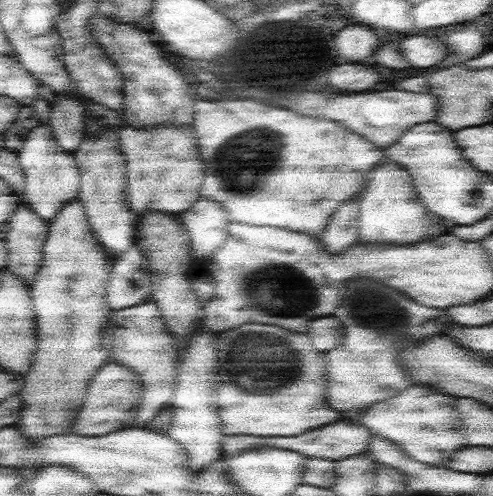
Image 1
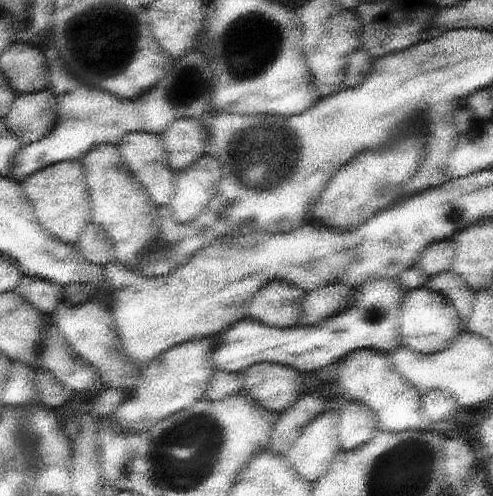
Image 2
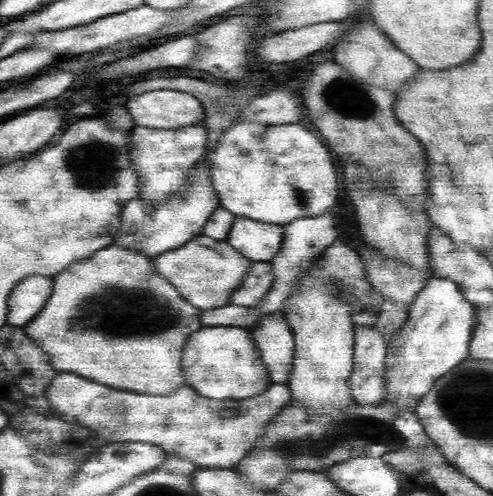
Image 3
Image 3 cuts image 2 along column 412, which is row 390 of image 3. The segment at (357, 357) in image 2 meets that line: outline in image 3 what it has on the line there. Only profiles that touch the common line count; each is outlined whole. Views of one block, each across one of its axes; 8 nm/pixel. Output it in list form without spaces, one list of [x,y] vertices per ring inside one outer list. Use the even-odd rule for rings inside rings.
[[[430,278],[426,282],[426,286],[422,288],[422,292],[416,296],[416,300],[410,306],[410,314],[406,324],[400,328],[400,332],[394,336],[394,352],[398,358],[386,358],[386,376],[392,374],[392,382],[388,382],[388,394],[394,396],[398,400],[398,396],[424,396],[430,388],[434,388],[432,384],[436,382],[436,378],[448,374],[450,370],[458,368],[464,362],[470,362],[470,338],[474,338],[474,320],[476,318],[476,310],[474,306],[464,298],[464,294],[460,292],[460,286],[448,278]]]

